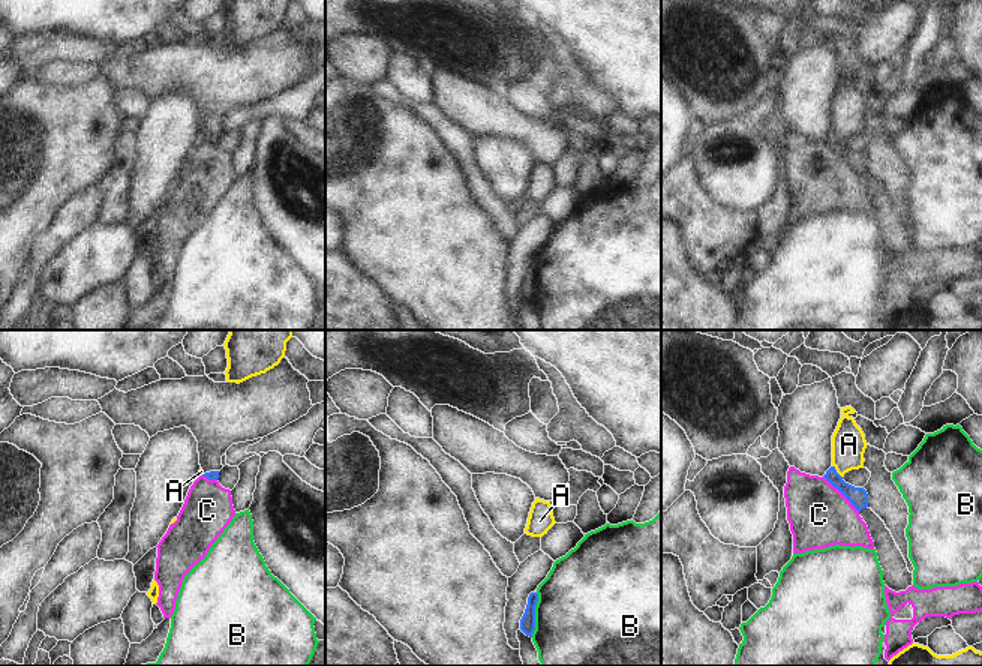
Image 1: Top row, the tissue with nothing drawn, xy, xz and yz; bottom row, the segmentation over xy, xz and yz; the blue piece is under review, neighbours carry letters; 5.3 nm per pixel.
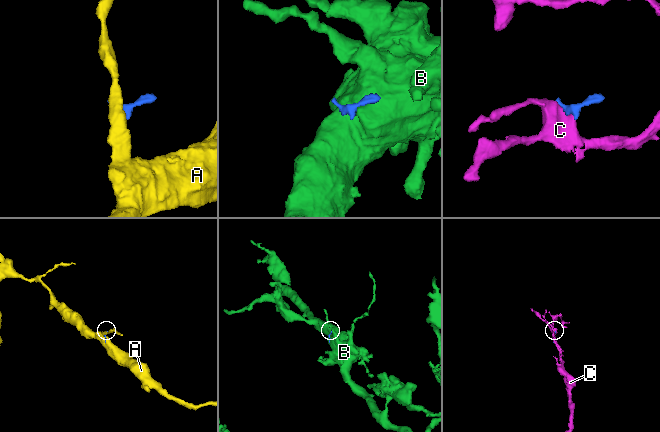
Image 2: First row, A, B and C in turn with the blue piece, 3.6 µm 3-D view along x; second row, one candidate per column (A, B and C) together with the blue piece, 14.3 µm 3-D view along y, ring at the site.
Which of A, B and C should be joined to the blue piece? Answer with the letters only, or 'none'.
none

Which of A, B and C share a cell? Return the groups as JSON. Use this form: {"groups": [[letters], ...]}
{"groups": [["A"], ["B"], ["C"]]}

